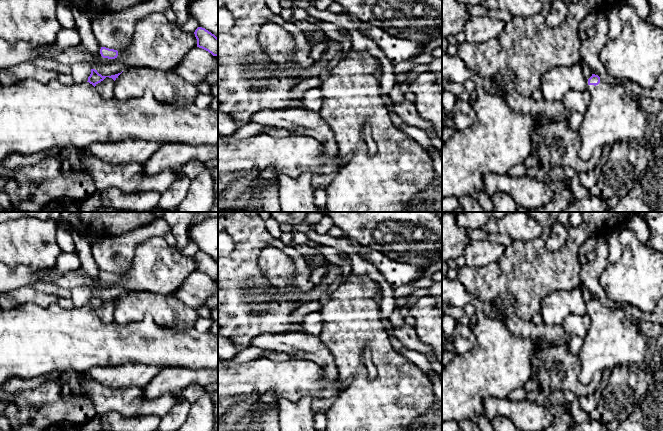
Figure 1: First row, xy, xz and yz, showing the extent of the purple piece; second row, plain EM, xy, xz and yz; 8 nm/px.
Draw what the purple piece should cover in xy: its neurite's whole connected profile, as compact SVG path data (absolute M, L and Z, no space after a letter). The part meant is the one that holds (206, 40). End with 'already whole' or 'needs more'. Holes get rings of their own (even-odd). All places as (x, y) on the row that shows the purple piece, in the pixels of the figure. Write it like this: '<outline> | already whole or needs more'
M198 27L194 34L197 39L197 47L208 51L213 56L218 56L218 38L214 34L202 27Z | already whole

